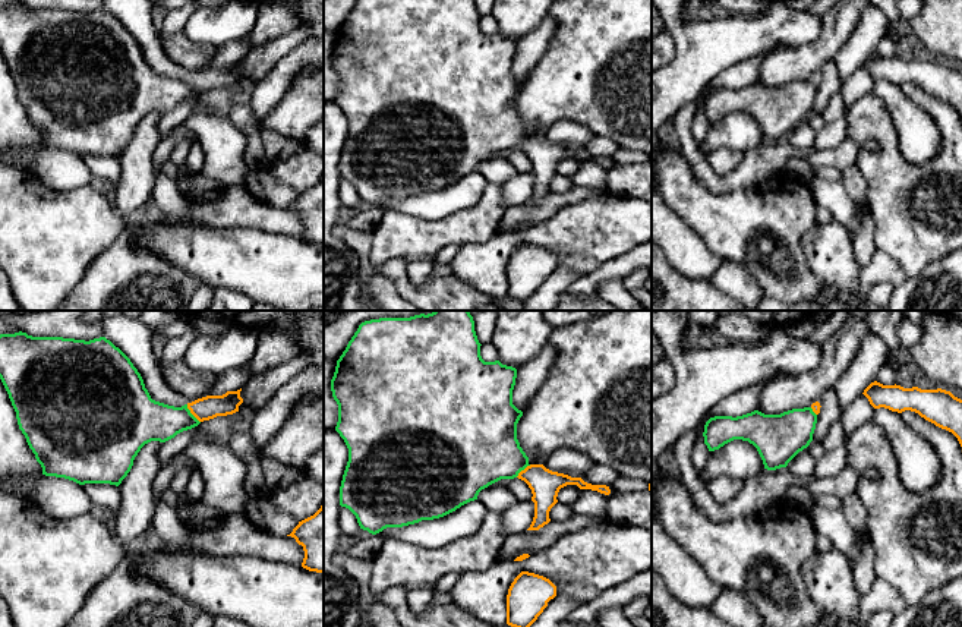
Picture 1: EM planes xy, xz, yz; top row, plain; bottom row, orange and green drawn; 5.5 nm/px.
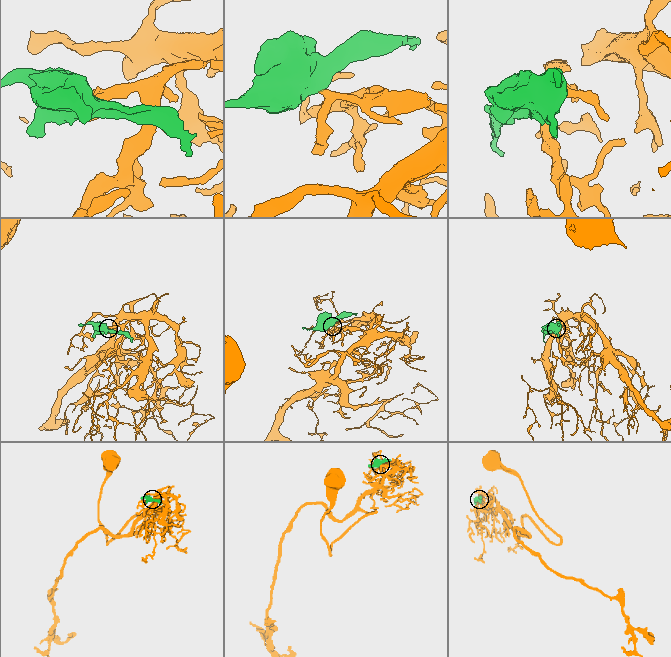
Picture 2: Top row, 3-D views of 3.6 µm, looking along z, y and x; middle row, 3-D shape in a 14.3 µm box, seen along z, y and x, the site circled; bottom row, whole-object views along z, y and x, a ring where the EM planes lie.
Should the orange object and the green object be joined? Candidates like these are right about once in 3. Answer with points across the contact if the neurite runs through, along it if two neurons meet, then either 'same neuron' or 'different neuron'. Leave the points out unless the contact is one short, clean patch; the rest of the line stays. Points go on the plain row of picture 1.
along xy (186, 76), (199, 94) | different neuron

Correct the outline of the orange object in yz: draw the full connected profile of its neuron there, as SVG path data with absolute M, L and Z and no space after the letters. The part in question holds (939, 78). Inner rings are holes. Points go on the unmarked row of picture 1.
M871 54L862 64L874 81L902 85L911 82L936 98L952 104L962 119L962 72L950 63L903 60Z

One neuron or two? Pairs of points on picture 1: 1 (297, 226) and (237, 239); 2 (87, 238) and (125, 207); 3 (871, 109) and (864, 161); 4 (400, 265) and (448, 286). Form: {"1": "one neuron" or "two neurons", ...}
{"1": "two neurons", "2": "two neurons", "3": "one neuron", "4": "one neuron"}

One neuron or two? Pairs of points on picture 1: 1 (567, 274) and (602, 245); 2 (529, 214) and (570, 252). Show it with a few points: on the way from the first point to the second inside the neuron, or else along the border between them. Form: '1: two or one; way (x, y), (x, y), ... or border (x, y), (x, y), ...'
1: two; border (557, 267), (571, 267), (582, 274)
2: two; border (568, 204), (530, 227)

